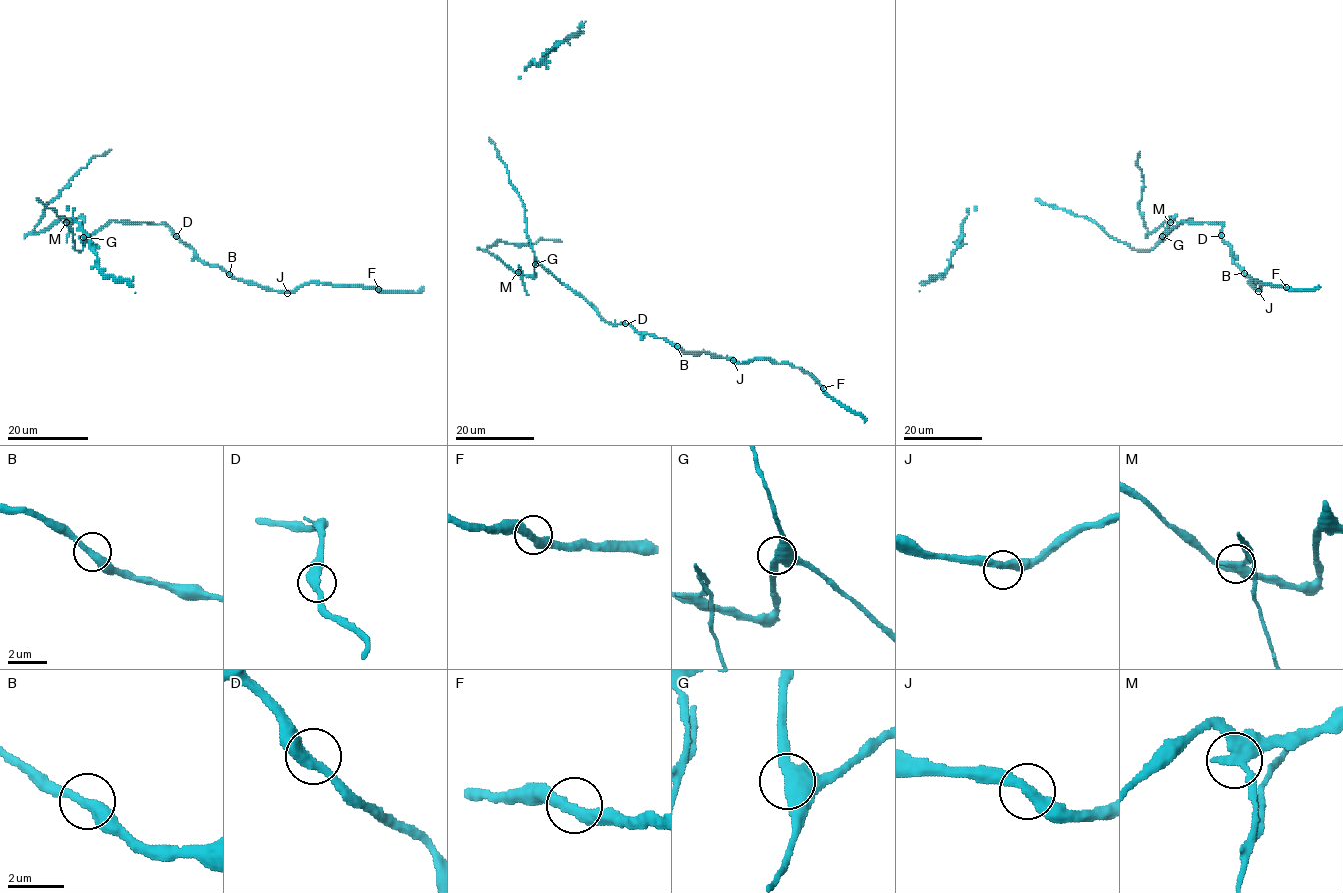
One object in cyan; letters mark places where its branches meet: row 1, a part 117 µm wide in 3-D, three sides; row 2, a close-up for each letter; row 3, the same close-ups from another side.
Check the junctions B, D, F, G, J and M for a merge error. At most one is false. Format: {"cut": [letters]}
{"cut": ["M"]}

